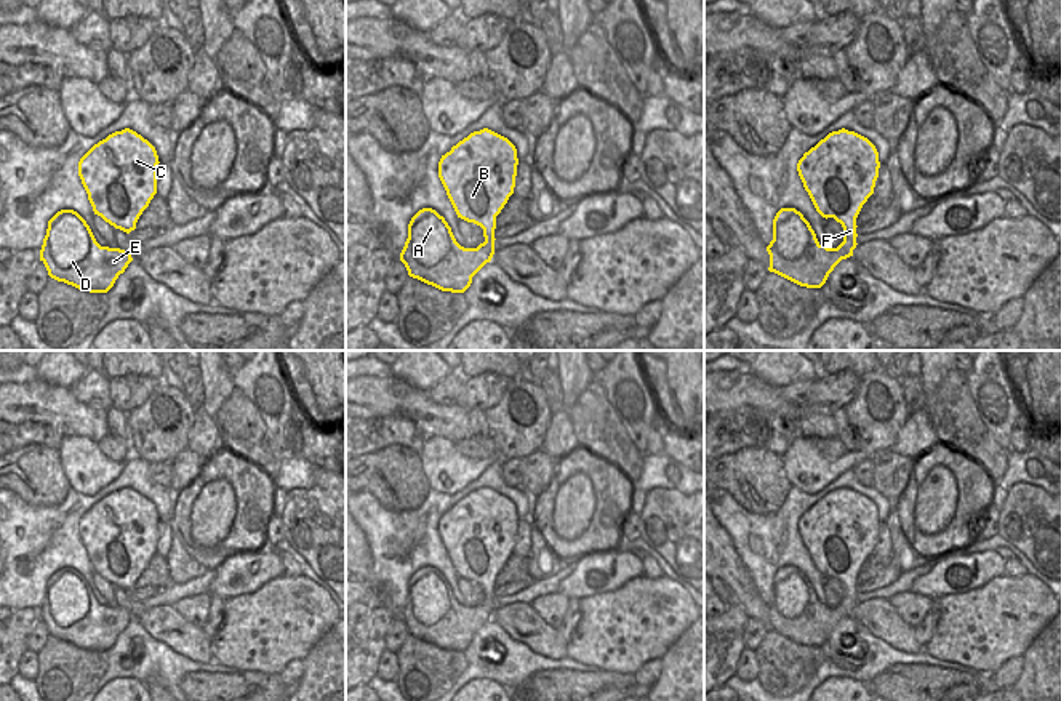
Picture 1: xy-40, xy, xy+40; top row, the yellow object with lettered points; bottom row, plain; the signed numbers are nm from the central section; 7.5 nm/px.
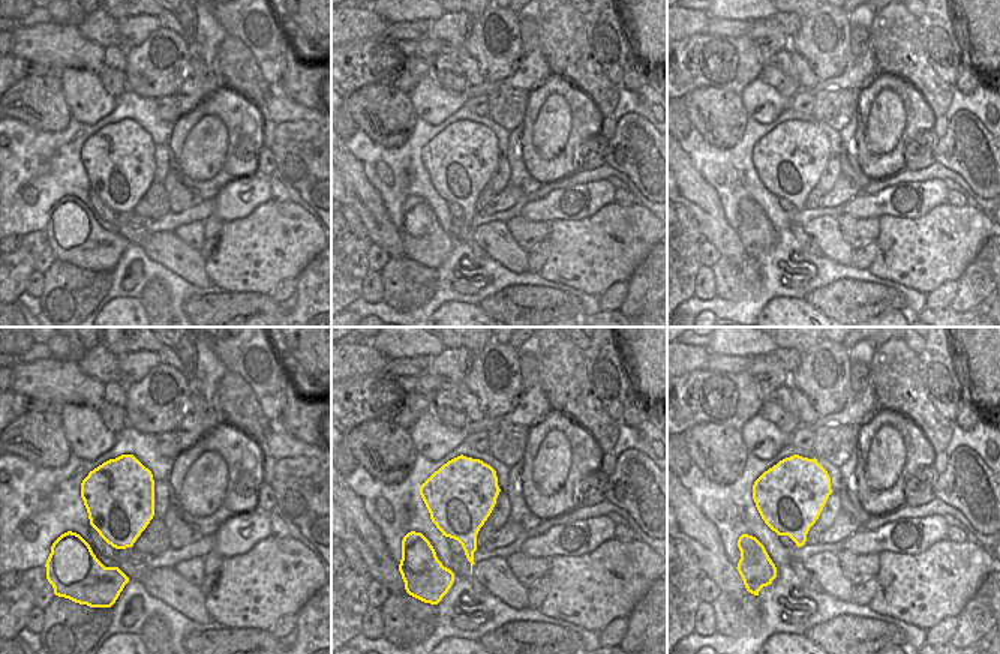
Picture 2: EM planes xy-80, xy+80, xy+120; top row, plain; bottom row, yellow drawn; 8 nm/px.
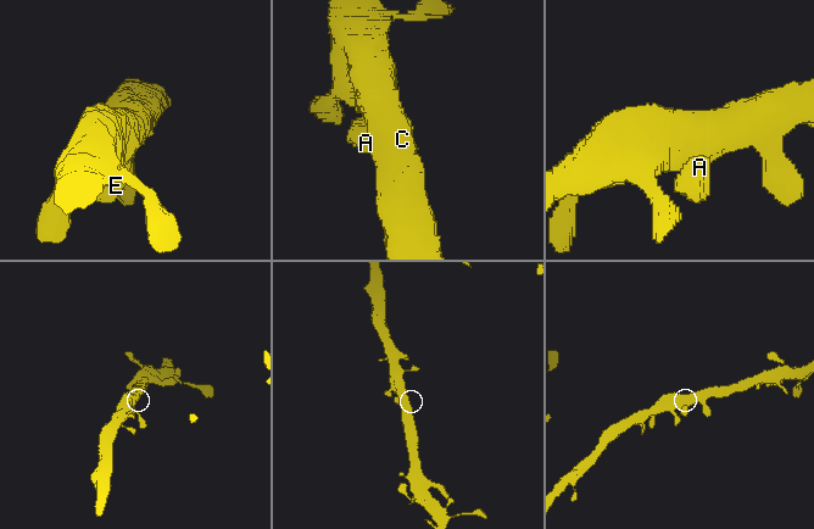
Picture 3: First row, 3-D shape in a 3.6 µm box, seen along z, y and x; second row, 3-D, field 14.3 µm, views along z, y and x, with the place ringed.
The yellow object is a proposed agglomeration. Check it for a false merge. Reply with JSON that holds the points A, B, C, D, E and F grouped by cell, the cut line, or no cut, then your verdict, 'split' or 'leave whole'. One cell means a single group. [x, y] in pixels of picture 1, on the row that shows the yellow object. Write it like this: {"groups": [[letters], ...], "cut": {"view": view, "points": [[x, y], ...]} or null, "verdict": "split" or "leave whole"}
{"groups": [["A", "B", "C", "D", "E", "F"]], "cut": null, "verdict": "leave whole"}

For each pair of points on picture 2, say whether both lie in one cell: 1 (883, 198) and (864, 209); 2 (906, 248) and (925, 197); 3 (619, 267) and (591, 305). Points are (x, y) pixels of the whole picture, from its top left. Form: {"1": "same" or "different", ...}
{"1": "same", "2": "different", "3": "different"}

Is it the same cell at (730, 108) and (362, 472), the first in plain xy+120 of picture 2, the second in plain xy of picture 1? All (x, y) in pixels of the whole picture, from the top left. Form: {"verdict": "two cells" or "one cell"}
{"verdict": "one cell"}

